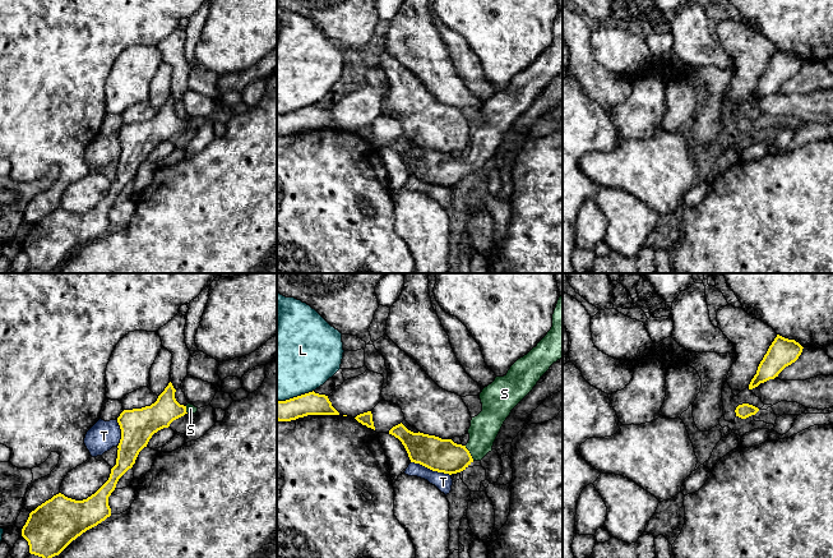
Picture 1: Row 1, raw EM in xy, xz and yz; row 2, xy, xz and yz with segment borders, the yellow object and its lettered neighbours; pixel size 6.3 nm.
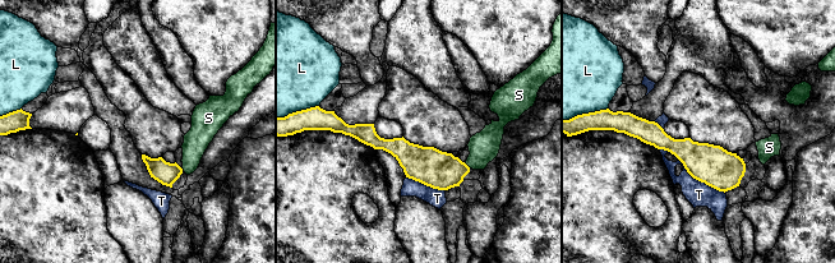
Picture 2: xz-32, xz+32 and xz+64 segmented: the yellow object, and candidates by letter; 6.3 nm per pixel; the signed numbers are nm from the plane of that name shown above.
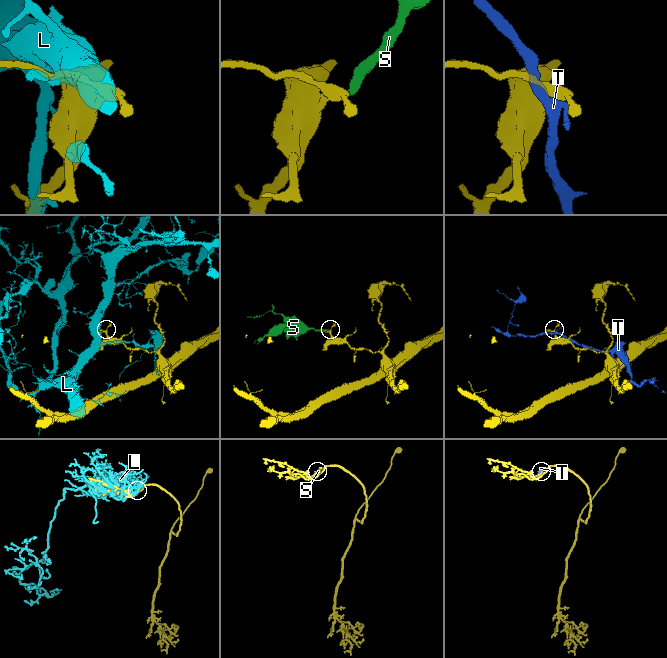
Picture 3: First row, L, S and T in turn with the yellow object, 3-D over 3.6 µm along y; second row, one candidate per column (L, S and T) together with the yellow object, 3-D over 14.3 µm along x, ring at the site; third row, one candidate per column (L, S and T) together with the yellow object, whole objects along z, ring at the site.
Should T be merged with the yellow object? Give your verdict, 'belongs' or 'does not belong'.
does not belong

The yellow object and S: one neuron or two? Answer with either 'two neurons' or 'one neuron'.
one neuron

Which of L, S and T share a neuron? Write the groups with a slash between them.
L / S / T

